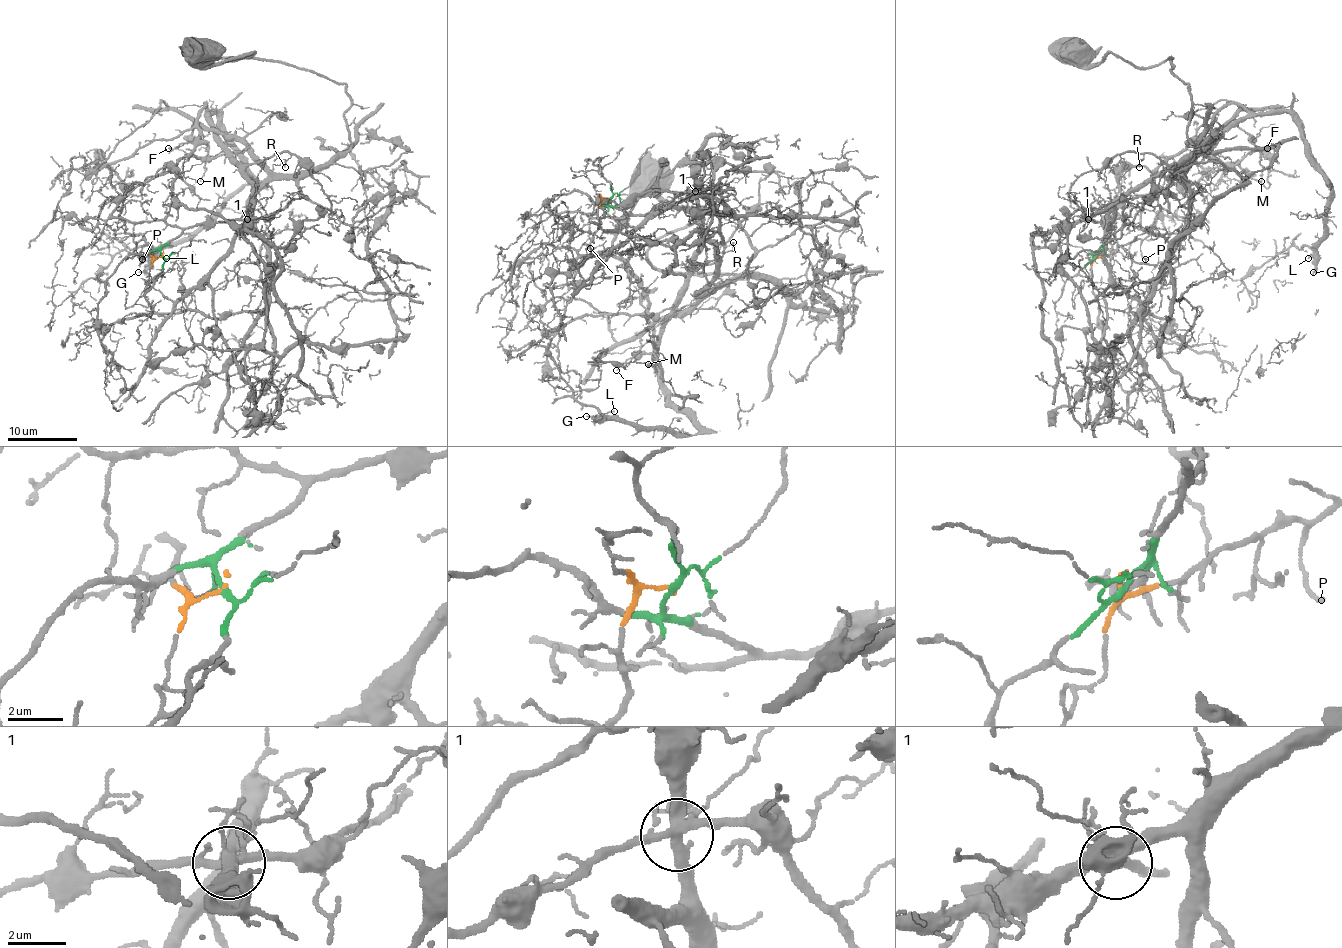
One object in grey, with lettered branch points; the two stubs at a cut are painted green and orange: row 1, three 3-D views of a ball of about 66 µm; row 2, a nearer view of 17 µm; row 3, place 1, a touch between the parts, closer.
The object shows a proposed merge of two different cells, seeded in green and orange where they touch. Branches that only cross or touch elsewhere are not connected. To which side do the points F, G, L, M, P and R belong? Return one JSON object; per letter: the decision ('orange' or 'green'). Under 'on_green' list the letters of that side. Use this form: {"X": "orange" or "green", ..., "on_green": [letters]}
{"F": "green", "G": "orange", "L": "orange", "M": "green", "P": "orange", "R": "orange", "on_green": ["F", "M"]}

